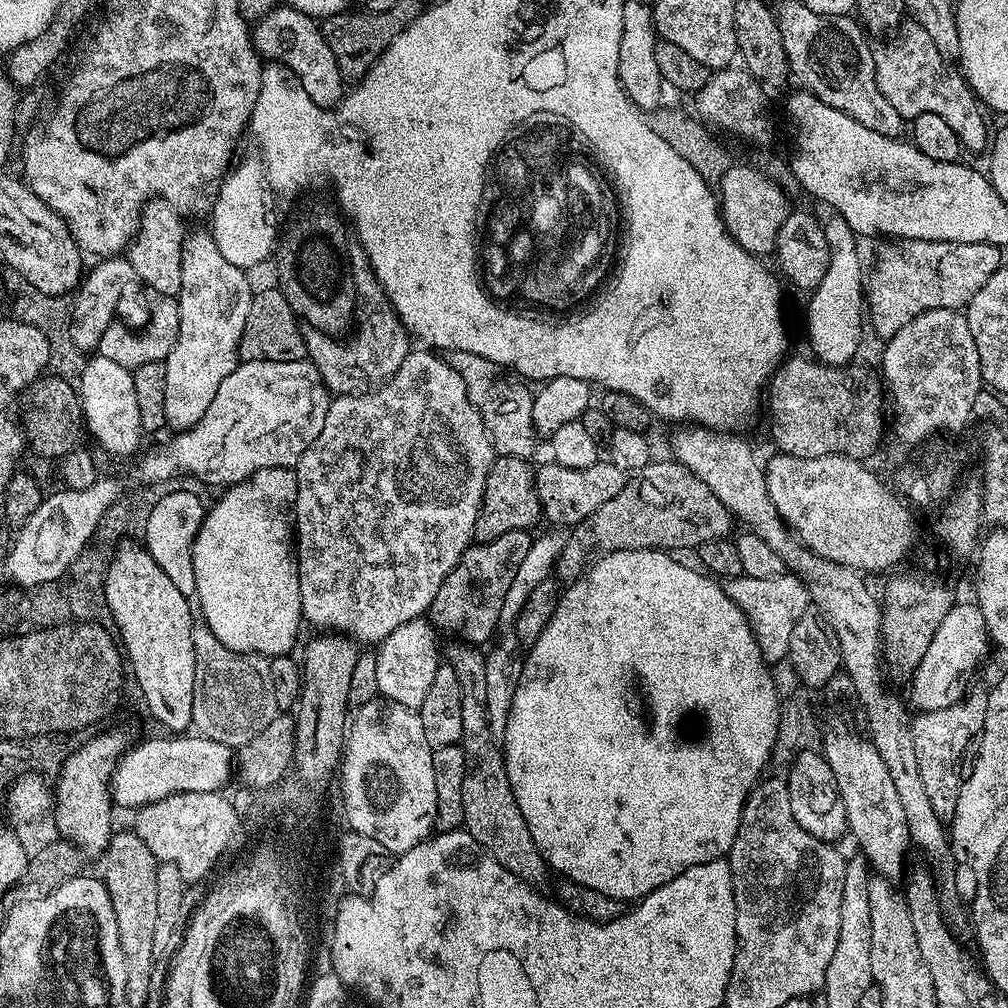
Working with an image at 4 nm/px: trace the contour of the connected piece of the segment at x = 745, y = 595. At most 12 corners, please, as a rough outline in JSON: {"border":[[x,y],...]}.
{"border":[[796,573],[723,585],[775,666],[810,608]]}

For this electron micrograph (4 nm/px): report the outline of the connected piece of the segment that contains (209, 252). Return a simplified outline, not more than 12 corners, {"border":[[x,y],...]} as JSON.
{"border":[[184,238],[166,418],[192,428],[240,360],[254,285]]}

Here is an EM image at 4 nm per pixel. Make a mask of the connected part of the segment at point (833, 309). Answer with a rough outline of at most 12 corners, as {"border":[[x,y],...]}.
{"border":[[846,218],[823,221],[832,262],[808,300],[815,359],[847,365],[866,316],[866,264]]}

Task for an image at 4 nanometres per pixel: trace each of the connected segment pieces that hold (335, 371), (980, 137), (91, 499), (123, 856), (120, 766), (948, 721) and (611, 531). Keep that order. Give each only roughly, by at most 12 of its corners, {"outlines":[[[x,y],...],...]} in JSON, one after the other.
{"outlines":[[[371,267],[352,337],[304,328],[332,394],[383,384],[414,348]],[[915,22],[875,53],[878,90],[911,122],[938,114],[972,152],[985,109]],[[118,478],[50,492],[20,528],[4,572],[22,588],[81,557]],[[132,830],[99,860],[128,963],[128,998],[148,1000],[158,861]],[[192,734],[136,743],[112,775],[117,807],[192,788]],[[987,695],[911,721],[934,814],[956,812],[964,755],[984,730]],[[675,458],[650,462],[567,533],[575,584],[608,552],[731,537],[728,507]]]}

